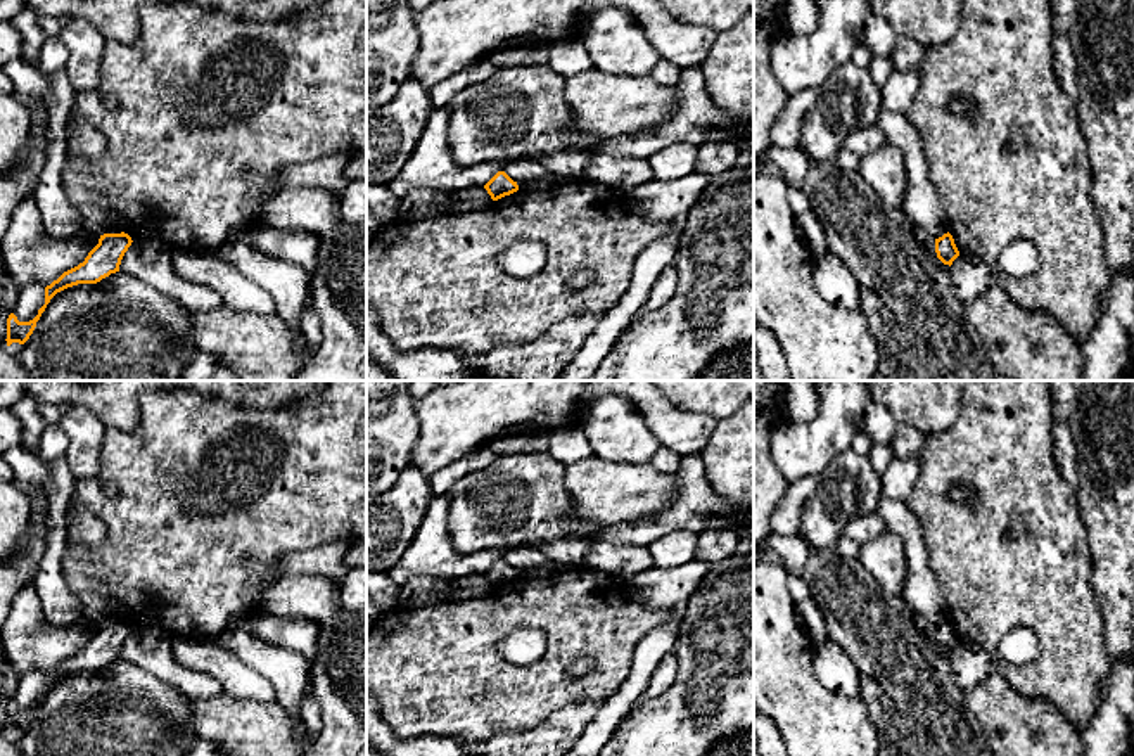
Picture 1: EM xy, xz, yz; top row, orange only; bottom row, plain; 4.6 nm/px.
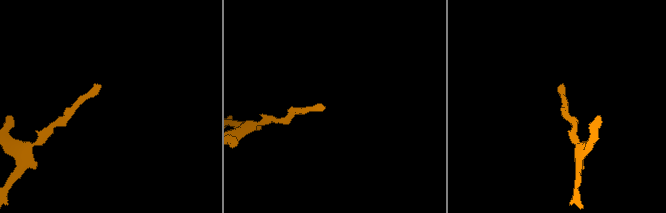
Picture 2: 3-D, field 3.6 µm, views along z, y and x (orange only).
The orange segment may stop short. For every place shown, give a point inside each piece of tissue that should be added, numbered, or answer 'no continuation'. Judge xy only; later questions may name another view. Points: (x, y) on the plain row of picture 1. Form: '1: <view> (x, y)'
1: xy (28, 640)

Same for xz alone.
1: xz (431, 554)

